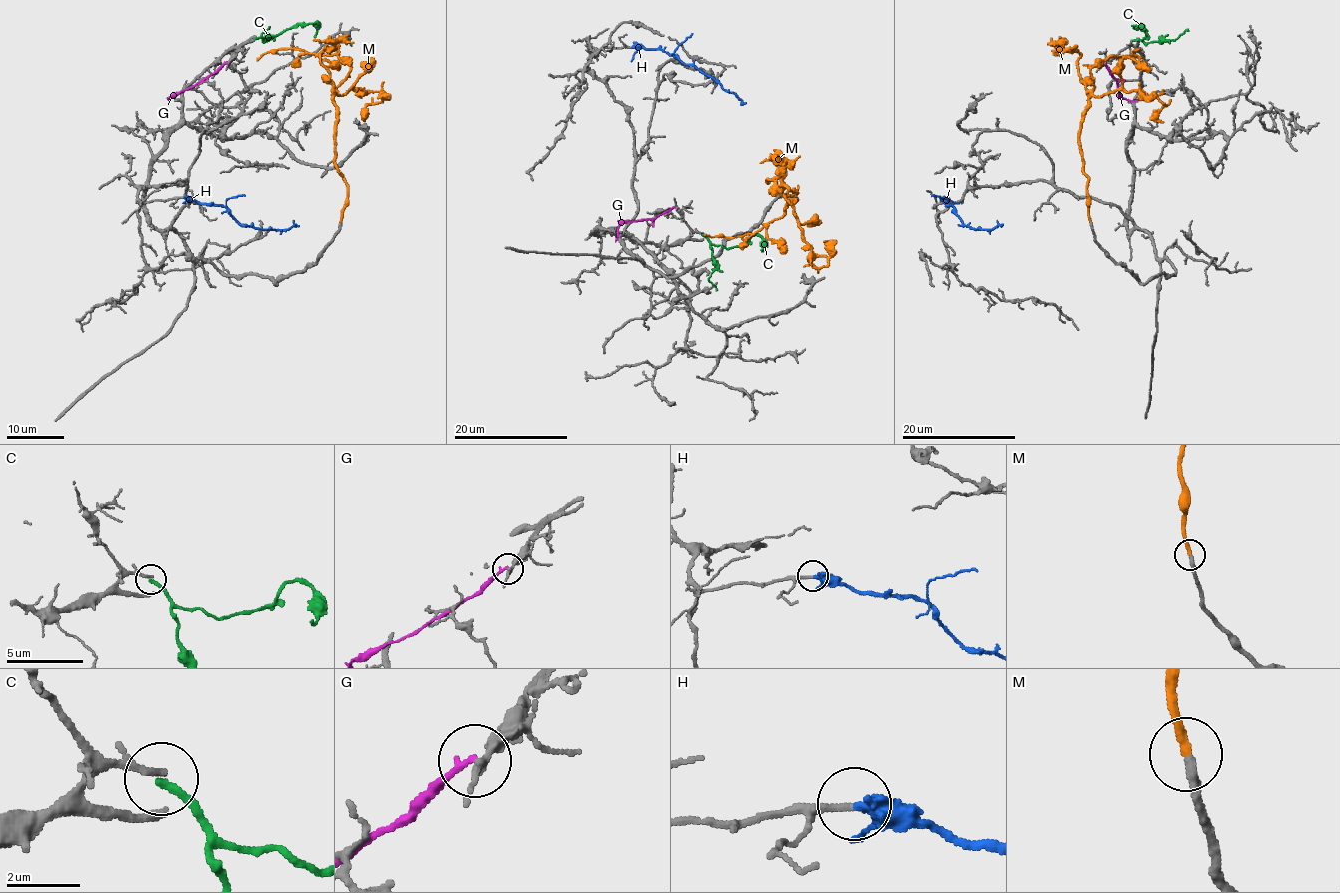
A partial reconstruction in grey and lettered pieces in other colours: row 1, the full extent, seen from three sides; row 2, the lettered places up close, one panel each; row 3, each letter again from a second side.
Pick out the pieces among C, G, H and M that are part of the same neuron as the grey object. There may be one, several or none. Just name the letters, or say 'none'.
H, M

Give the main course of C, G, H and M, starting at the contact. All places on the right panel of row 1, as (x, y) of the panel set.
C: (1132, 40), (1146, 36), (1143, 29), (1133, 26), (1140, 26), (1147, 39)
G: (1105, 65), (1116, 80), (1119, 95), (1129, 100), (1139, 99)
H: (945, 197), (947, 204), (969, 228), (989, 230), (1001, 225)
M: (1090, 221), (1079, 127), (1093, 87), (1092, 67), (1135, 50), (1132, 62)

